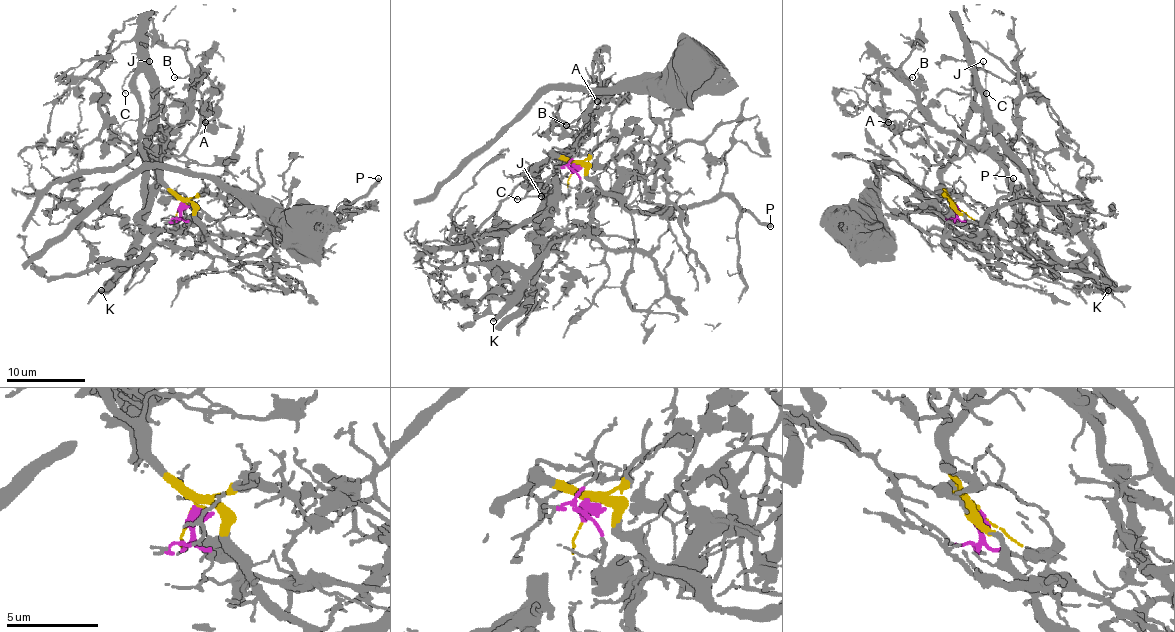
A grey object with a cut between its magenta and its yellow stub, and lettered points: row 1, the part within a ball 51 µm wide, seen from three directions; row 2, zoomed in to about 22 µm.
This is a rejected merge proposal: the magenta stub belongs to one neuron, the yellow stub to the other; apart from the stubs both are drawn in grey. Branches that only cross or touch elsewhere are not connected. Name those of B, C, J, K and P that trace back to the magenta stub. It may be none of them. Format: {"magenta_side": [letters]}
{"magenta_side": ["B", "K"]}

